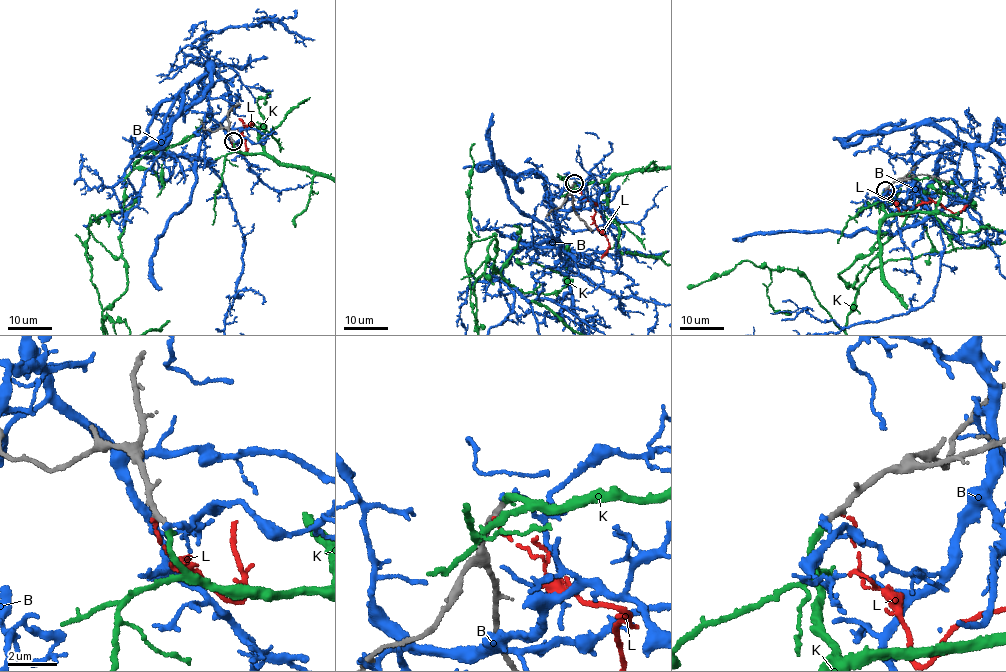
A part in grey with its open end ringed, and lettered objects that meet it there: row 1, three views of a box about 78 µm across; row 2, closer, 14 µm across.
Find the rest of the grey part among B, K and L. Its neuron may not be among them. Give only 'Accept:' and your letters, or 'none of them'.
Accept: K

